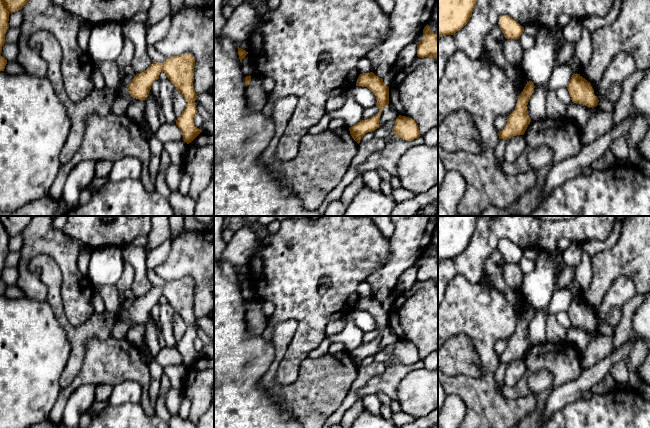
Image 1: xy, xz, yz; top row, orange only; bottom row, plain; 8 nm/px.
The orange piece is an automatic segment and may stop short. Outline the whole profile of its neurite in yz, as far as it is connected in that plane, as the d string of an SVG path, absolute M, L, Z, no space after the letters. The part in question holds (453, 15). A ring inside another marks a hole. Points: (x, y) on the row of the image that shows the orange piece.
M438 0L438 38L453 35L469 22L477 0Z

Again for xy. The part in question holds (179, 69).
M191 53L167 57L162 64L154 61L147 70L137 73L131 83L126 85L131 97L143 101L148 97L152 84L159 79L160 73L164 72L187 102L184 111L176 120L183 141L187 144L202 132L194 124L197 114L195 100L198 98L193 87L194 66L195 59Z

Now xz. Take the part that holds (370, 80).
M373 72L360 74L356 86L370 89L376 96L376 106L379 108L378 114L349 128L352 138L359 144L366 133L373 132L379 128L382 110L389 104L389 87L384 84L382 78L376 76Z

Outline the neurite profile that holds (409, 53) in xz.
M417 42L408 44L398 55L397 63L393 68L393 72L404 70L417 57Z

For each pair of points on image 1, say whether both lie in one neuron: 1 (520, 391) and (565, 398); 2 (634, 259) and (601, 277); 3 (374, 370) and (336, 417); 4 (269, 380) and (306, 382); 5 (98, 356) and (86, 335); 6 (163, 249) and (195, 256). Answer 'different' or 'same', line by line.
1: different
2: same
3: same
4: same
5: different
6: different

